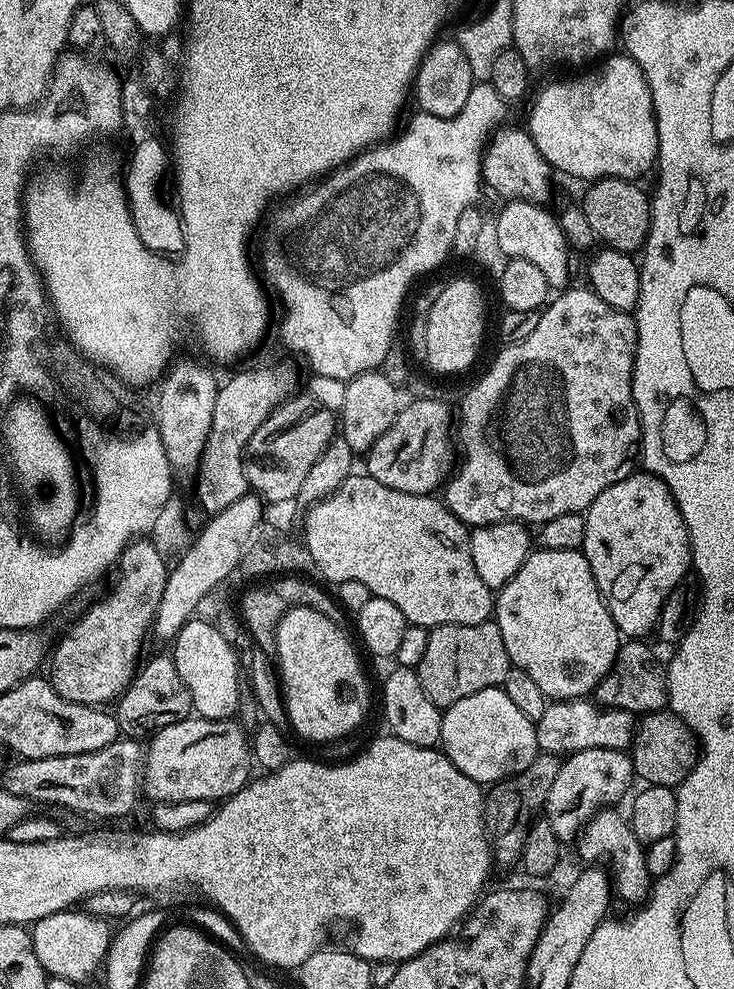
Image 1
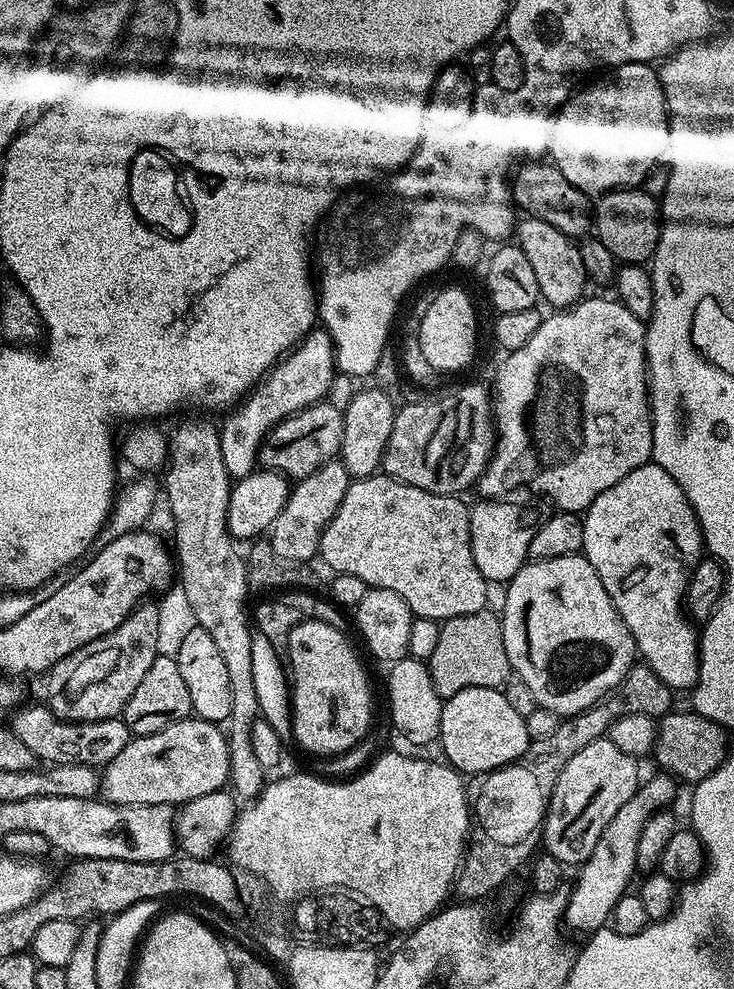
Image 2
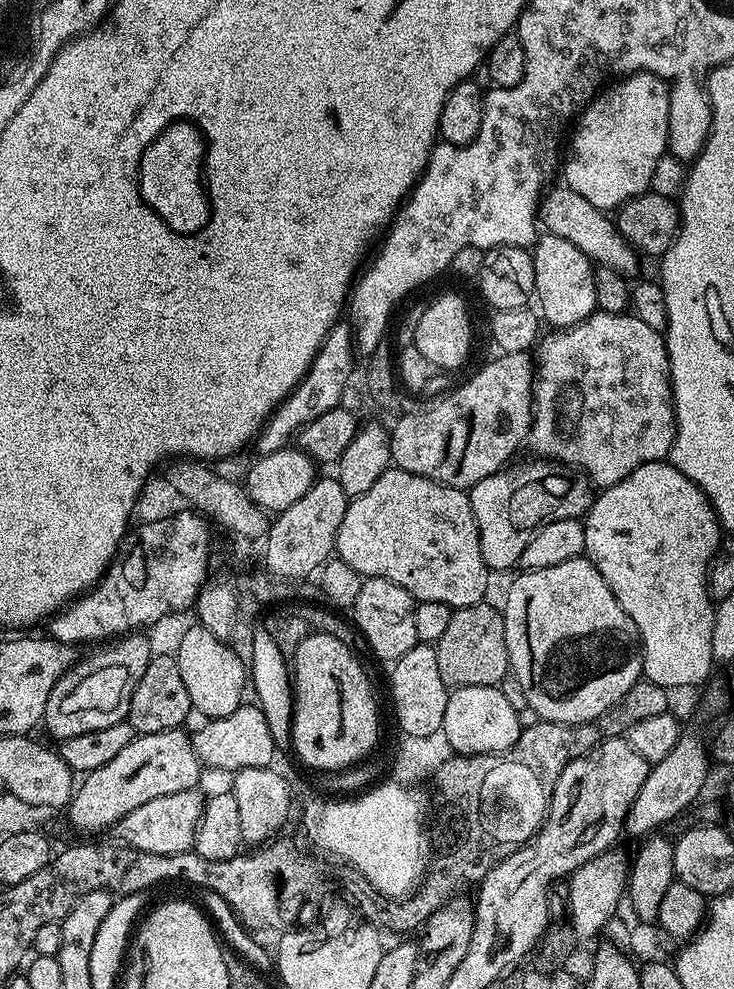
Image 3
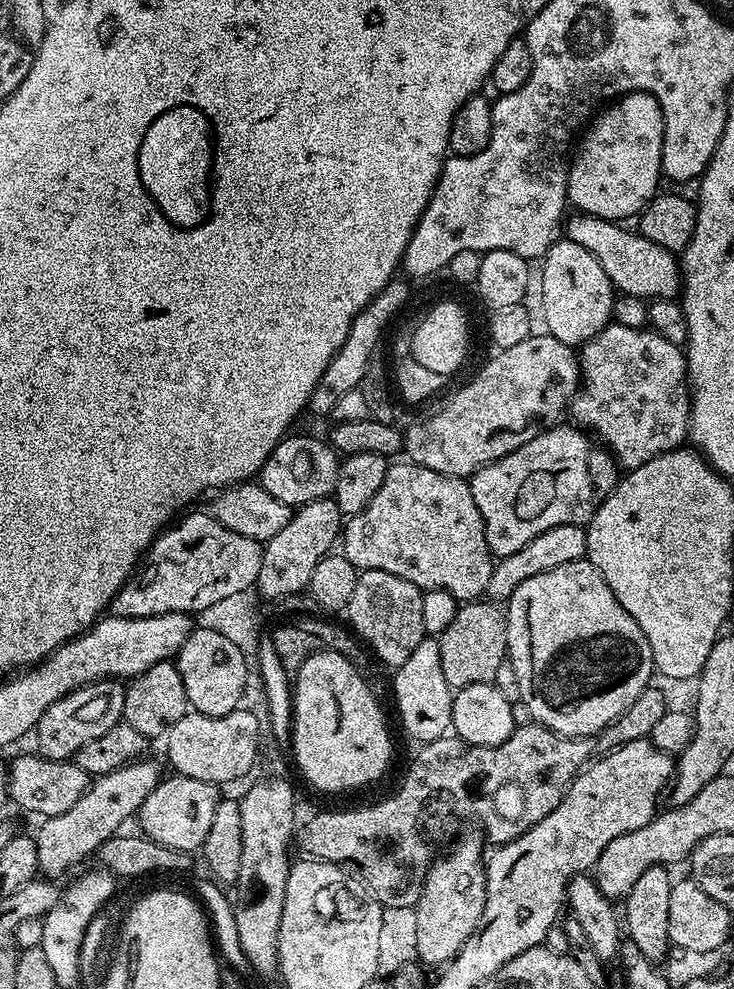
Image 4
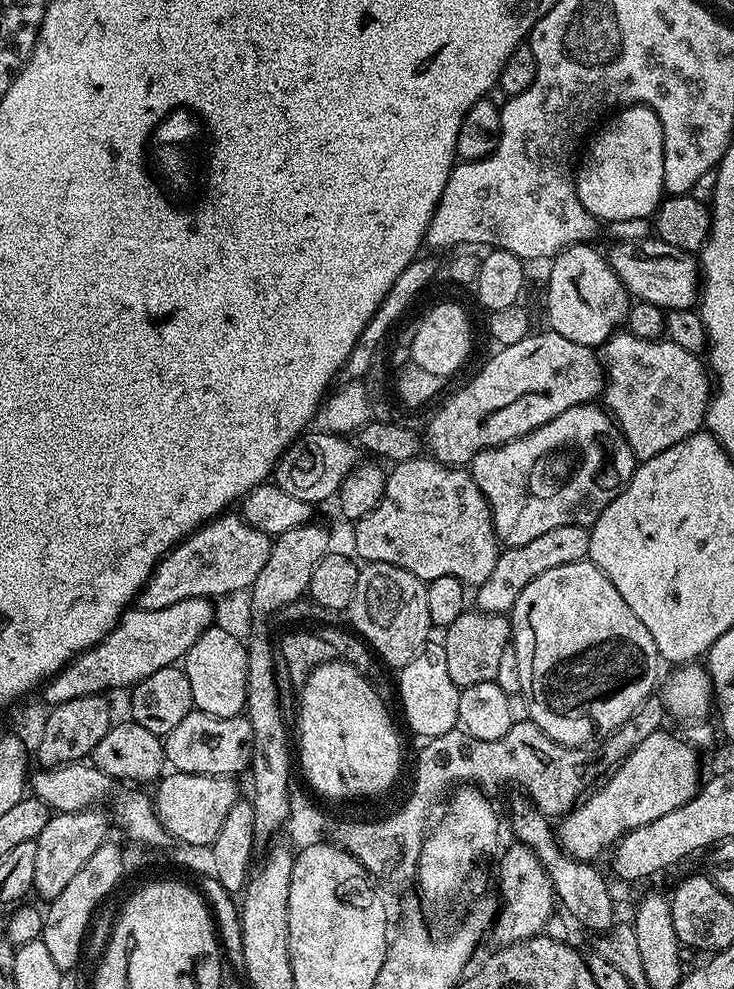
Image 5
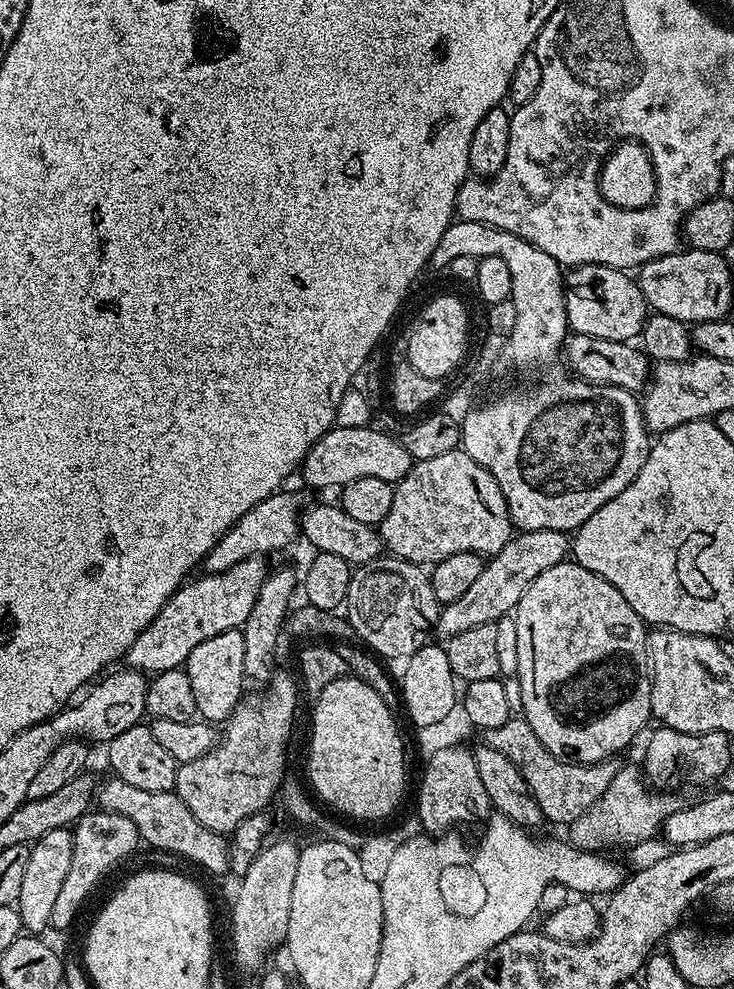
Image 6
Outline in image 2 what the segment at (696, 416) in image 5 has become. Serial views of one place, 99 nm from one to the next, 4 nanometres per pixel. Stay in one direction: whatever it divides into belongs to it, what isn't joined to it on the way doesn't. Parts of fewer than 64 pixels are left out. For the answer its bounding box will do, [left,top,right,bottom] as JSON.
[478,295,652,514]

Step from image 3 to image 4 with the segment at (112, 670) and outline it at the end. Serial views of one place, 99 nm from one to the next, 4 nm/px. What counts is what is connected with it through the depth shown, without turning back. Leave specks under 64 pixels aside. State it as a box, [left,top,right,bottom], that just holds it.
[34,678,125,761]

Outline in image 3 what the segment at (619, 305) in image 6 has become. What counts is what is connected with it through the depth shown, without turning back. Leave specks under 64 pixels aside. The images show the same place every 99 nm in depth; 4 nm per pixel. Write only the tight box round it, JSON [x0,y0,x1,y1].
[531,234,597,330]

